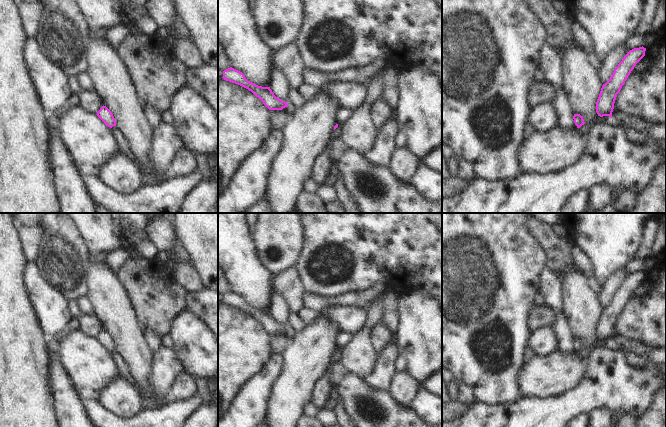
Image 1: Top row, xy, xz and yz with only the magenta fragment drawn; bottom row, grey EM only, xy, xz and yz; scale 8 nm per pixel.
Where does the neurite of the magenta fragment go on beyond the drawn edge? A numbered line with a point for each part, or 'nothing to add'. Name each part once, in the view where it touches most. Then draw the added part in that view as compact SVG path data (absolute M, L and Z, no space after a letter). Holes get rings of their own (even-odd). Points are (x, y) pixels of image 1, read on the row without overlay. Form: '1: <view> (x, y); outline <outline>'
nothing to add

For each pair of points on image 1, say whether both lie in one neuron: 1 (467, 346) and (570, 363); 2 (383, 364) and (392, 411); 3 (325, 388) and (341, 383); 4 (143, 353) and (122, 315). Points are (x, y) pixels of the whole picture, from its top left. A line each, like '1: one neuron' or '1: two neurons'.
1: two neurons
2: two neurons
3: two neurons
4: one neuron

